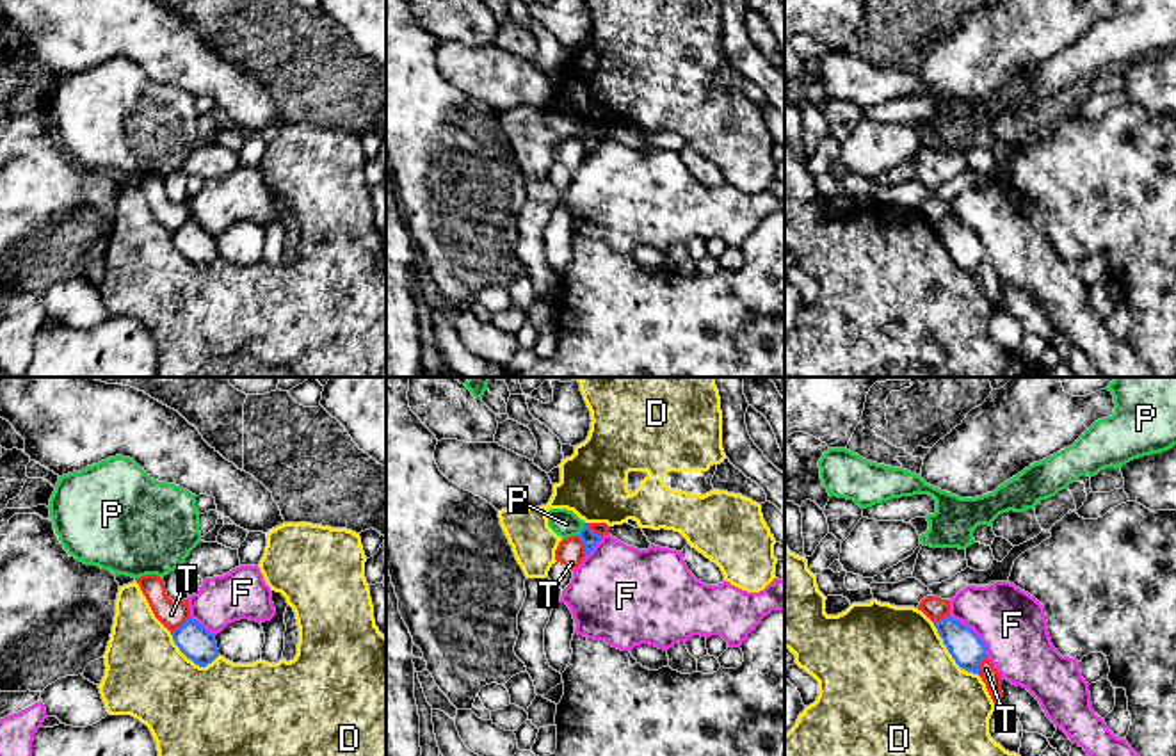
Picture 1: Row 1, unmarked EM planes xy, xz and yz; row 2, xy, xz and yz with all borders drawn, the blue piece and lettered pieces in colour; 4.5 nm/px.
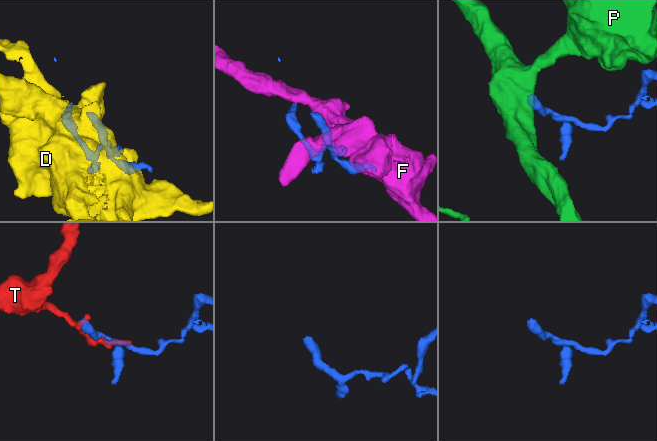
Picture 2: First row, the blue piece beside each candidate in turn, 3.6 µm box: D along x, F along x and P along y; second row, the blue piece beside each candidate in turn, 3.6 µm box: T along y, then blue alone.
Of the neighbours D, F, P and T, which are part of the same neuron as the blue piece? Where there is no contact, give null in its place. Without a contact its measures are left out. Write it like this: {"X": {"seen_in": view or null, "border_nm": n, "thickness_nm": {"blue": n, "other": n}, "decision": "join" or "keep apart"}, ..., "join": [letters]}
{"D": {"seen_in": "yz", "border_nm": 320, "thickness_nm": {"blue": 150, "other": 500}, "decision": "keep apart"}, "F": {"seen_in": "yz", "border_nm": 260, "thickness_nm": {"blue": 150, "other": 300}, "decision": "keep apart"}, "P": {"seen_in": "xz", "border_nm": 70, "thickness_nm": {"blue": 70, "other": 120}, "decision": "keep apart"}, "T": {"seen_in": "yz", "border_nm": 100, "thickness_nm": {"blue": 150, "other": 80}, "decision": "keep apart"}, "join": []}

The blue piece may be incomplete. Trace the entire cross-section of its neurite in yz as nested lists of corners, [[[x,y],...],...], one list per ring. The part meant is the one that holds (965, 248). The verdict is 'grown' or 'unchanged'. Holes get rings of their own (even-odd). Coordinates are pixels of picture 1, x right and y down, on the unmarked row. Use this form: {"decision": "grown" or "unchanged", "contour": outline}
{"decision": "unchanged", "contour": [[[950,217],[936,222],[934,228],[955,265],[968,274],[979,276],[979,267],[987,258],[987,249],[980,238]]]}

